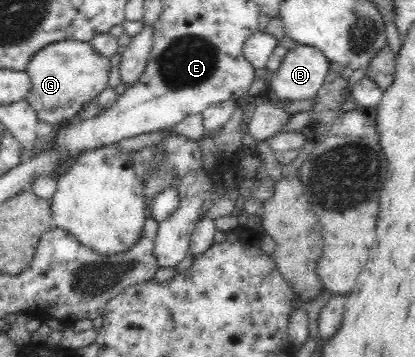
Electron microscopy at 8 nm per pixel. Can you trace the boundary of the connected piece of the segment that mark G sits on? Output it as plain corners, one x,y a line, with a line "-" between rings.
62,40
41,47
23,69
29,77
28,105
36,112
38,120
47,124
64,123
80,111
84,102
98,95
108,86
110,60
96,53
89,42

